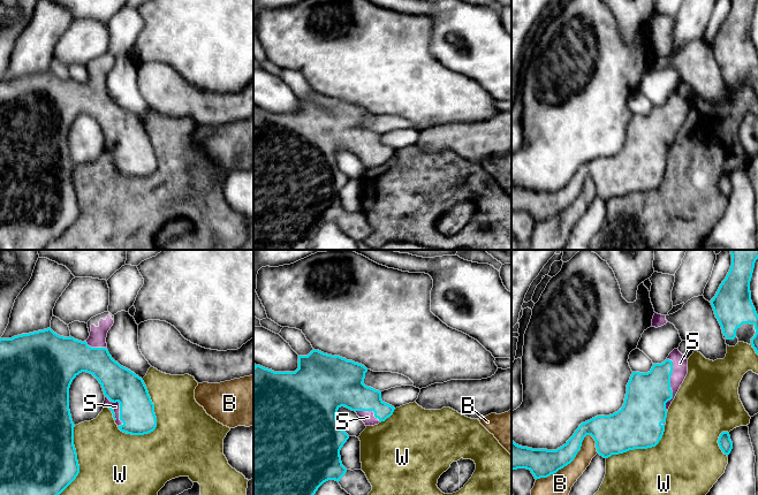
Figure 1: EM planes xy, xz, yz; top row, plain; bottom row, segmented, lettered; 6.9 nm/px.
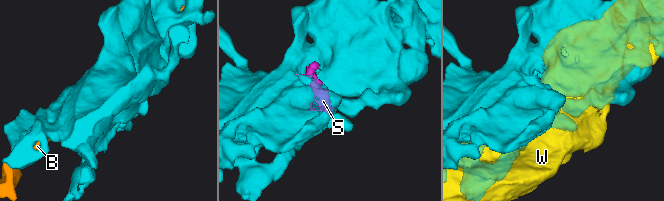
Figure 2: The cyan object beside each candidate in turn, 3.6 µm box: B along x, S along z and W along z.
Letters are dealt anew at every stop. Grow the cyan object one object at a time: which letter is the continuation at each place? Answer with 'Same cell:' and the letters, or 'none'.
Same cell: S

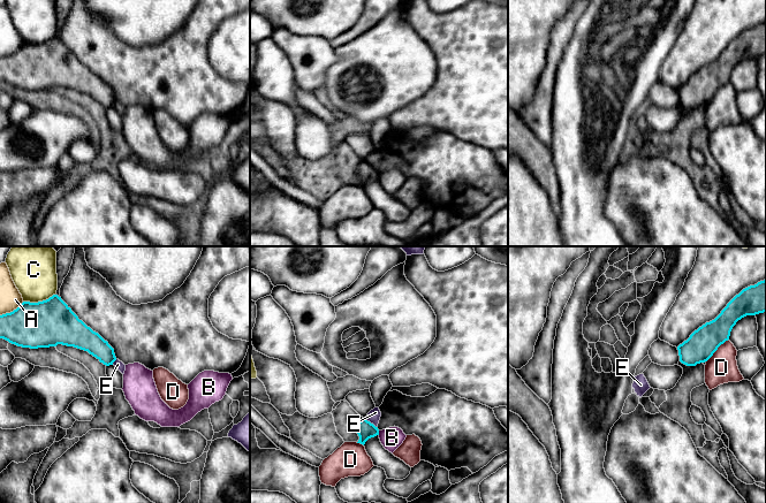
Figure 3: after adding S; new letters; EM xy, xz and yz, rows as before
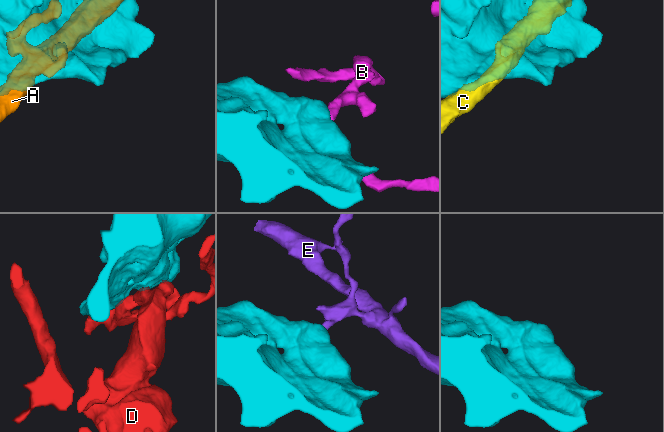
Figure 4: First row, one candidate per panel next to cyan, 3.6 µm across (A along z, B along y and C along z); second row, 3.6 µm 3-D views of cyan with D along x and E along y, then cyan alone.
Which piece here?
Same cell: none

